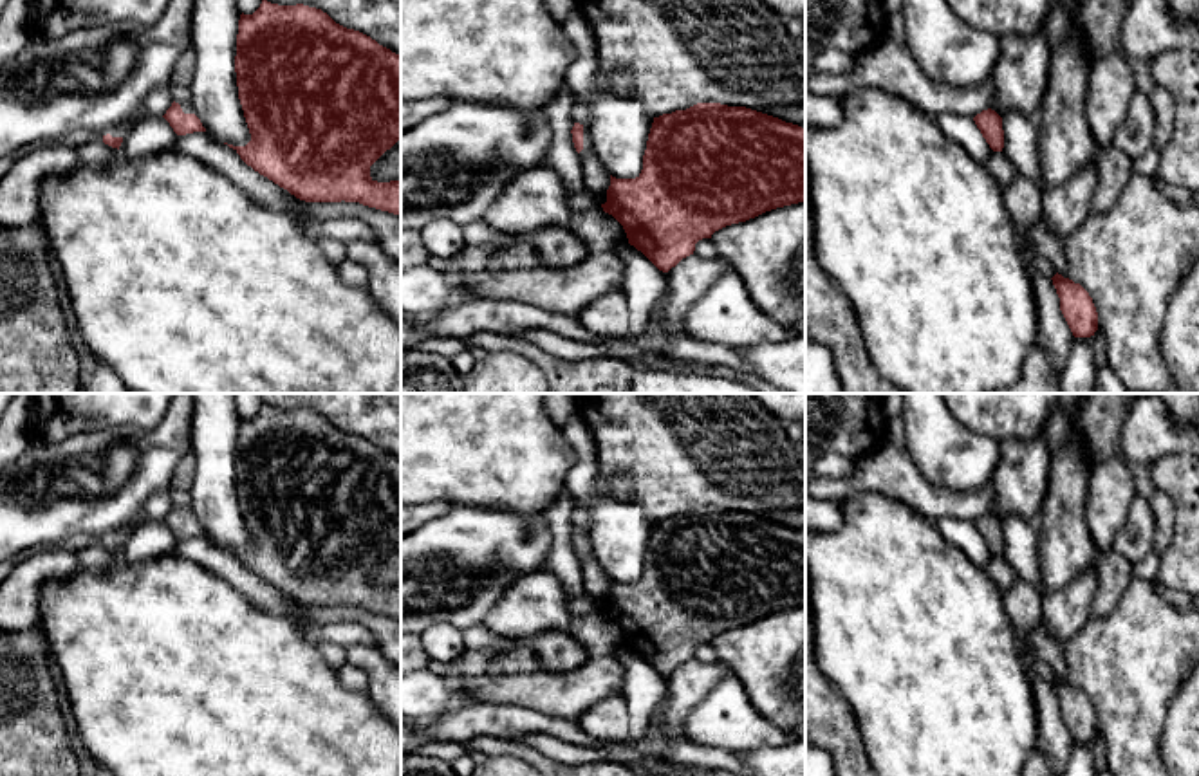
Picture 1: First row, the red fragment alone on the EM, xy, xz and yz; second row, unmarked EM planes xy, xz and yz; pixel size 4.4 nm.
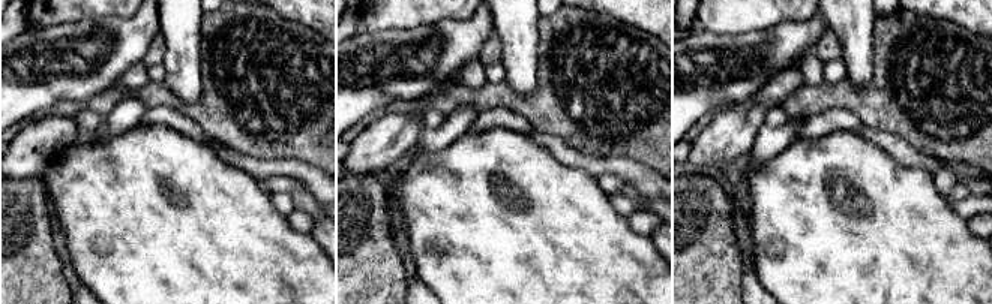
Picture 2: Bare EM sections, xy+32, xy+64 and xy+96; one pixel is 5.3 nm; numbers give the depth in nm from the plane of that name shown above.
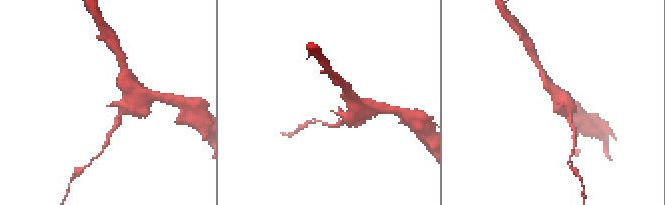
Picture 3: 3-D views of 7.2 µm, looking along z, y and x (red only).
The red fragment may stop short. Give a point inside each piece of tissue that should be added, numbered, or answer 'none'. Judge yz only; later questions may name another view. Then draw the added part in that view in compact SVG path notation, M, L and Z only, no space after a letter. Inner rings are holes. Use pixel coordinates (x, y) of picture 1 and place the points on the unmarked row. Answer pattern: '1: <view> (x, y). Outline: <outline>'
none

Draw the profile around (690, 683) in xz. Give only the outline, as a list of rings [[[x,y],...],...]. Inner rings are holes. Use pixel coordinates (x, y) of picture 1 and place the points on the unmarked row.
[[[690,659],[666,677],[666,704],[654,713],[646,736],[641,742],[625,738],[621,745],[636,747],[645,754],[665,758],[674,738],[686,738],[690,711],[722,679],[735,675],[720,661],[699,662]]]

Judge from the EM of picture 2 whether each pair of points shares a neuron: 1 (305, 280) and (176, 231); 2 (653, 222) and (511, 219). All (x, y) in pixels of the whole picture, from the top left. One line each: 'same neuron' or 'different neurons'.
1: same neuron
2: different neurons

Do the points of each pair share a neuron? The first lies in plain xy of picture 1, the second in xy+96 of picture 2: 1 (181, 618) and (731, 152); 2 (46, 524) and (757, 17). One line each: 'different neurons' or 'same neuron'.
1: different neurons
2: different neurons

